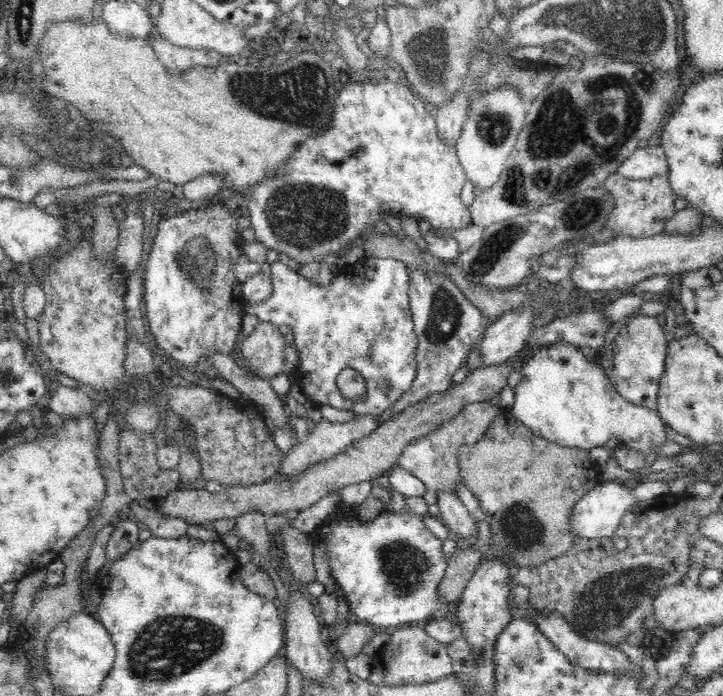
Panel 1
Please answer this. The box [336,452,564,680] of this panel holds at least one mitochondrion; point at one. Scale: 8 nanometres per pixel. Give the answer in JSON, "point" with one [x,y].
{"point":[406,568]}

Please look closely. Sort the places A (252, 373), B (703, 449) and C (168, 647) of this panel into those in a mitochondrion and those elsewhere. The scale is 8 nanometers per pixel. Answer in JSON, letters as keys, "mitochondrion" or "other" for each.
{"A":"other","B":"other","C":"mitochondrion"}

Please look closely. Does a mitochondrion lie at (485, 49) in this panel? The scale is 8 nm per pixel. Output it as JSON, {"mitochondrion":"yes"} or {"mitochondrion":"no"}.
{"mitochondrion":"yes"}

